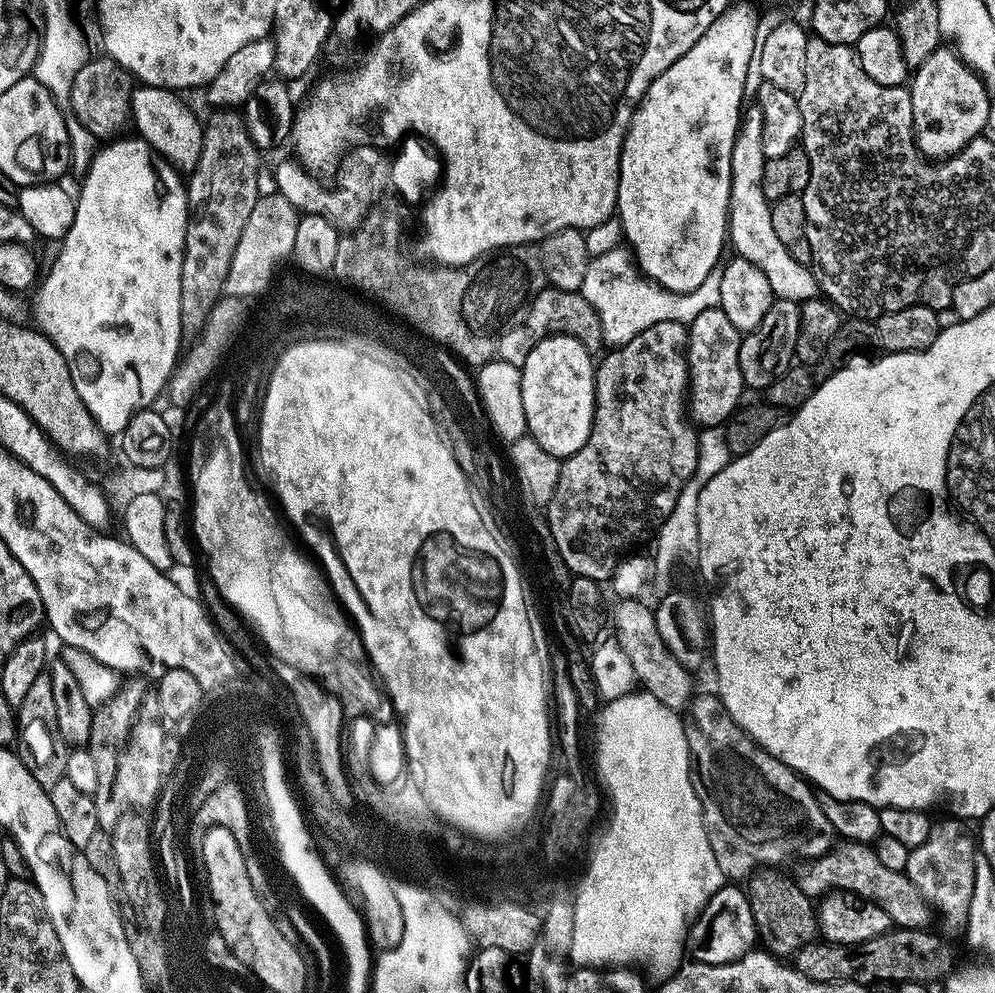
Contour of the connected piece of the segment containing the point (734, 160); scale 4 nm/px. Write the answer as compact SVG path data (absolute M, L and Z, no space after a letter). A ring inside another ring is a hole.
M752 102L743 109L740 117L740 128L734 138L734 154L730 154L730 215L728 217L728 236L730 244L736 247L735 255L748 259L762 270L770 282L770 288L776 298L803 302L813 299L818 292L816 280L818 276L811 267L799 264L782 242L778 242L778 234L774 234L772 221L772 204L762 192L762 174L764 173L764 151L762 150L763 112L759 103Z

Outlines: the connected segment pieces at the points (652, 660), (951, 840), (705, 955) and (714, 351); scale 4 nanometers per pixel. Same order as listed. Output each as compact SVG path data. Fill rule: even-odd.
M634 598L617 601L618 604L613 608L611 605L610 620L611 623L612 620L616 623L614 636L630 658L633 674L642 685L643 691L658 698L658 702L662 702L662 706L677 710L687 709L694 699L693 673L686 666L682 666L682 662L678 662L678 658L674 658L674 654L670 654L666 642L662 642L662 634L658 634L655 611L651 607L647 608L642 601L643 599Z
M947 818L933 823L930 838L922 846L908 853L908 871L906 875L918 889L929 905L941 908L948 916L967 917L970 898L973 894L974 870L978 844L968 837L969 825L959 818Z
M726 884L711 896L703 911L689 925L686 948L695 963L722 965L740 960L753 949L757 940L756 923L753 922L747 893L737 885ZM714 910L720 911L714 915Z
M717 306L704 310L689 323L688 332L688 382L690 385L690 416L693 421L700 423L701 429L720 428L727 424L733 412L741 407L746 385L742 378L742 370L738 362L741 353L742 333L733 326L723 310Z

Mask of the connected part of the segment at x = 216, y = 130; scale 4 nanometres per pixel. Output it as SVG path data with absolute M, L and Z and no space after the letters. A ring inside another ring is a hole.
M216 110L212 117L203 121L201 157L186 180L188 189L188 229L182 258L182 278L180 279L180 331L181 333L198 334L206 322L212 307L220 301L224 293L224 283L230 272L231 260L235 247L238 246L250 212L257 199L262 195L258 188L261 149L254 146L246 130L243 115L236 110Z

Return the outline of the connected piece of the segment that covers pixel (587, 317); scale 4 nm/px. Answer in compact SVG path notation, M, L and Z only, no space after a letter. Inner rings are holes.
M545 286L537 296L532 297L524 310L528 320L524 320L524 324L520 324L520 328L516 328L516 332L509 332L507 328L504 328L498 340L499 359L510 362L510 366L523 368L520 360L526 362L524 352L530 354L530 350L534 350L534 346L547 336L572 336L578 342L582 342L582 346L586 346L586 350L593 354L599 353L599 348L605 347L602 322L594 310L594 306L590 306L590 302L586 302L581 291L571 292Z

